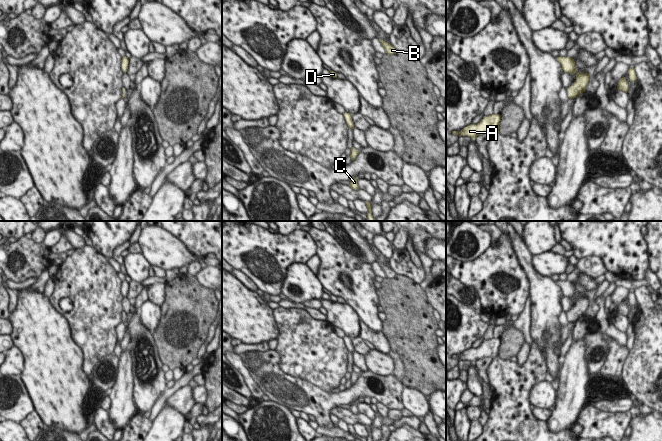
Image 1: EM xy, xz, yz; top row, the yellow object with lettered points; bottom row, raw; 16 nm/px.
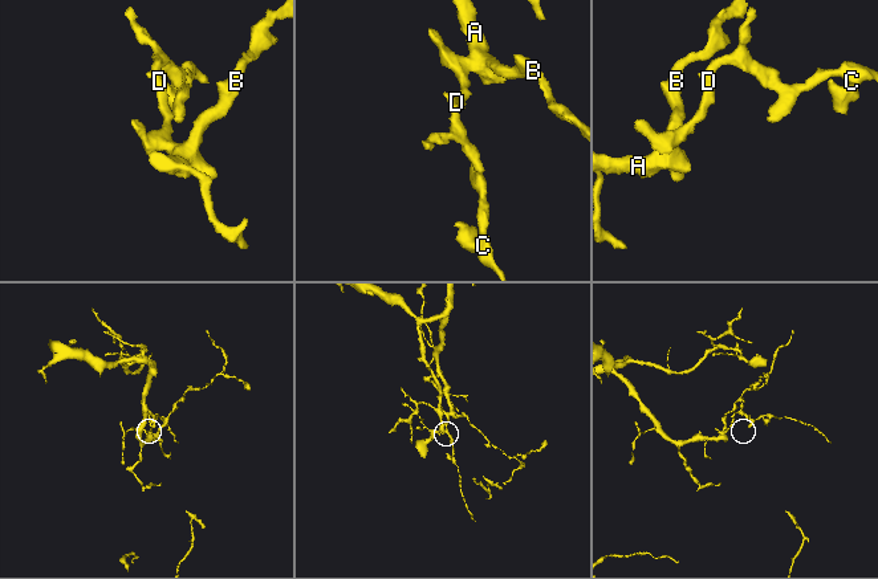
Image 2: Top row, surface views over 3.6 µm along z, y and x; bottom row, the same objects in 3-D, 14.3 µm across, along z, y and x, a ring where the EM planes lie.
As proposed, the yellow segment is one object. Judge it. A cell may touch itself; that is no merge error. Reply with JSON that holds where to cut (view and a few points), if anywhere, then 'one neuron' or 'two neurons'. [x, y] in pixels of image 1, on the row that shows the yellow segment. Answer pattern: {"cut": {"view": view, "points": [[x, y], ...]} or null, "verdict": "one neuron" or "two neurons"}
{"cut": null, "verdict": "one neuron"}

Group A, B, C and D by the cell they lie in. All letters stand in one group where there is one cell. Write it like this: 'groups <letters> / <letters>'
groups A B C D

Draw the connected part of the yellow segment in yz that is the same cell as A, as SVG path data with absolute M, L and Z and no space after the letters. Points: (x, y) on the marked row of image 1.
M492 114L490 116L485 116L483 119L477 123L464 127L460 132L452 131L453 135L460 136L469 136L473 140L476 139L477 136L483 135L485 133L499 133L499 124L501 121L500 114Z

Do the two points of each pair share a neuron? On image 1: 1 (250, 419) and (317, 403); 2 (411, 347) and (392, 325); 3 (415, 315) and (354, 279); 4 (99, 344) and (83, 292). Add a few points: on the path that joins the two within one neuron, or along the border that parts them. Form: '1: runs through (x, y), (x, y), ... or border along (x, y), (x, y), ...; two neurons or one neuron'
1: border along (272, 400), (290, 409); two neurons
2: runs through (409, 342), (397, 330); one neuron
3: border along (375, 289), (379, 304); two neurons
4: runs through (94, 331), (94, 305); one neuron

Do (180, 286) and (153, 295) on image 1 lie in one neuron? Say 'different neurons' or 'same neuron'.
different neurons

